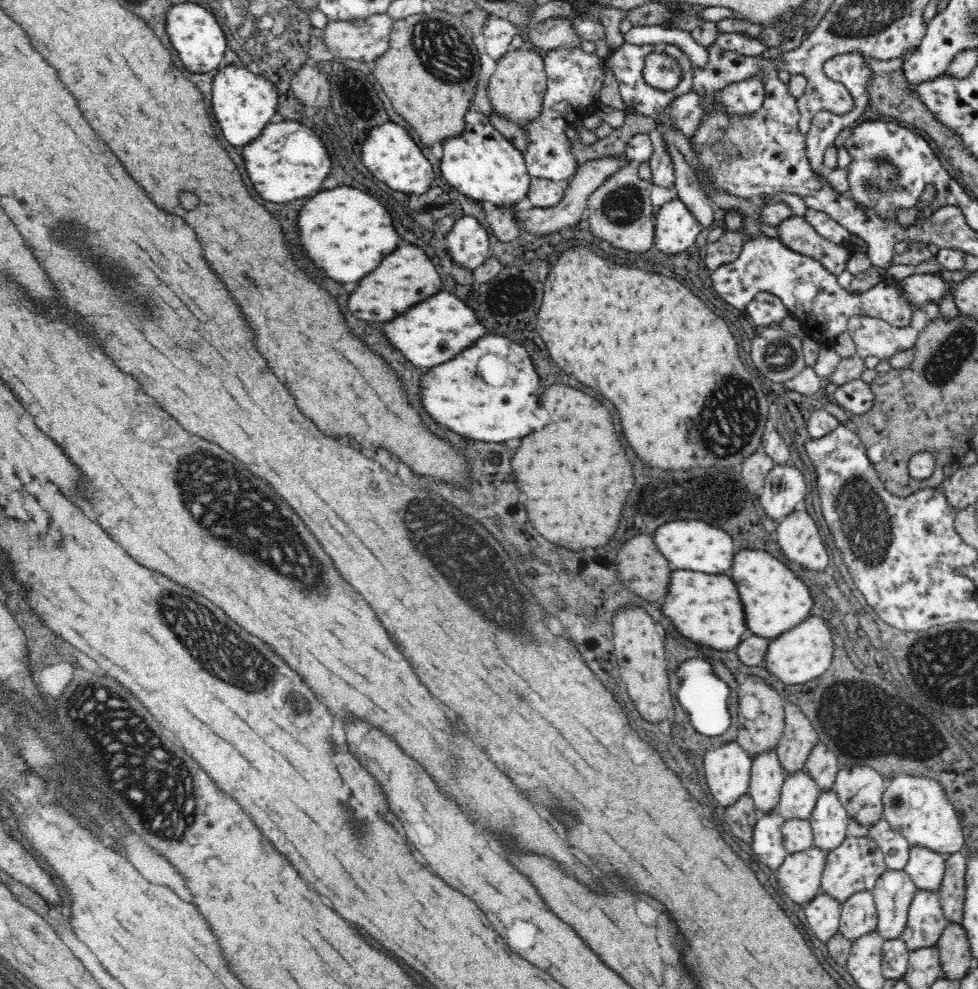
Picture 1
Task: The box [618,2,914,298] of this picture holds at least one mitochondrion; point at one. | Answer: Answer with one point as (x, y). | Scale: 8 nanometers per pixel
(882, 173)

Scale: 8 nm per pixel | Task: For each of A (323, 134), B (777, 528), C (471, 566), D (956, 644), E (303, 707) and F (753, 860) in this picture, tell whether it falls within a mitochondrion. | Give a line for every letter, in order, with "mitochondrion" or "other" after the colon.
A: other
B: other
C: mitochondrion
D: mitochondrion
E: mitochondrion
F: other

